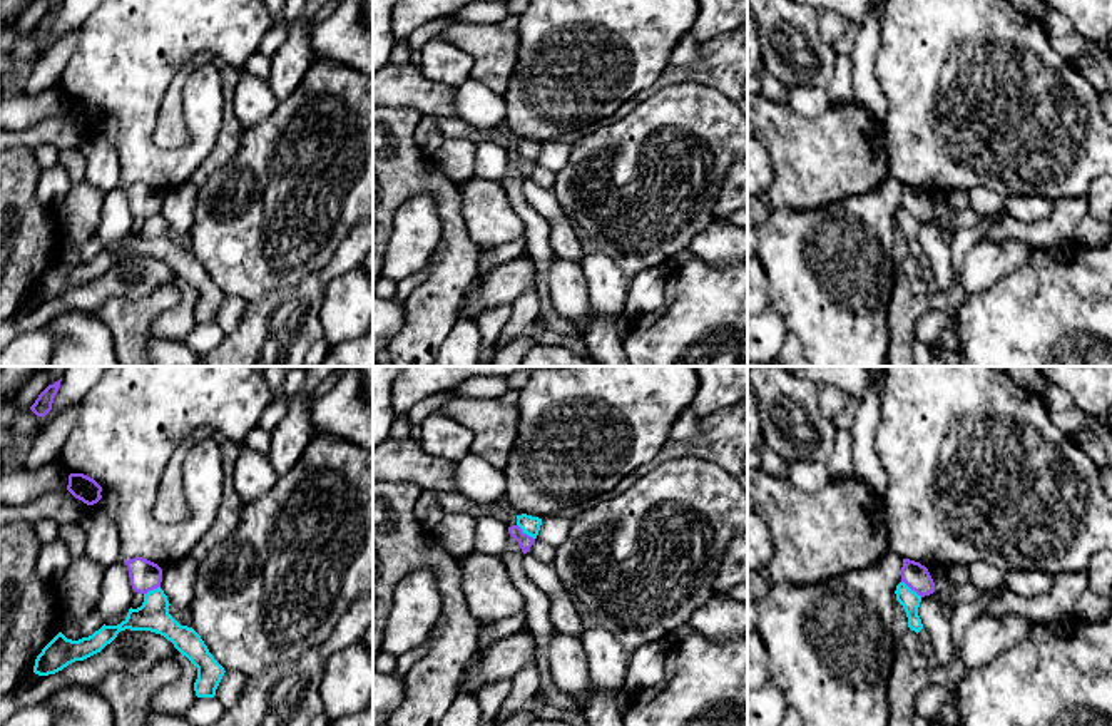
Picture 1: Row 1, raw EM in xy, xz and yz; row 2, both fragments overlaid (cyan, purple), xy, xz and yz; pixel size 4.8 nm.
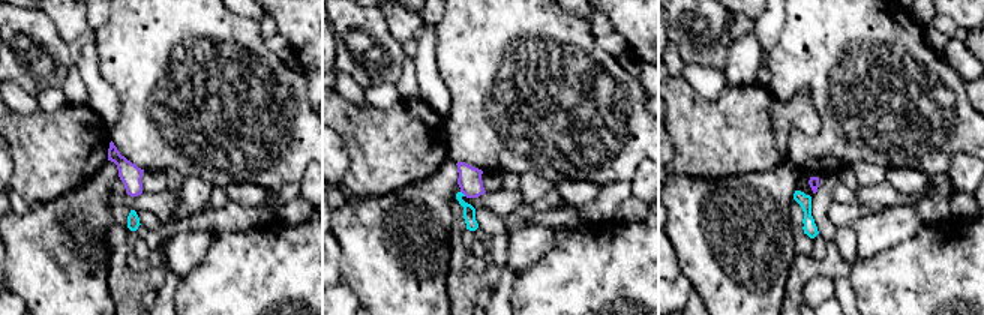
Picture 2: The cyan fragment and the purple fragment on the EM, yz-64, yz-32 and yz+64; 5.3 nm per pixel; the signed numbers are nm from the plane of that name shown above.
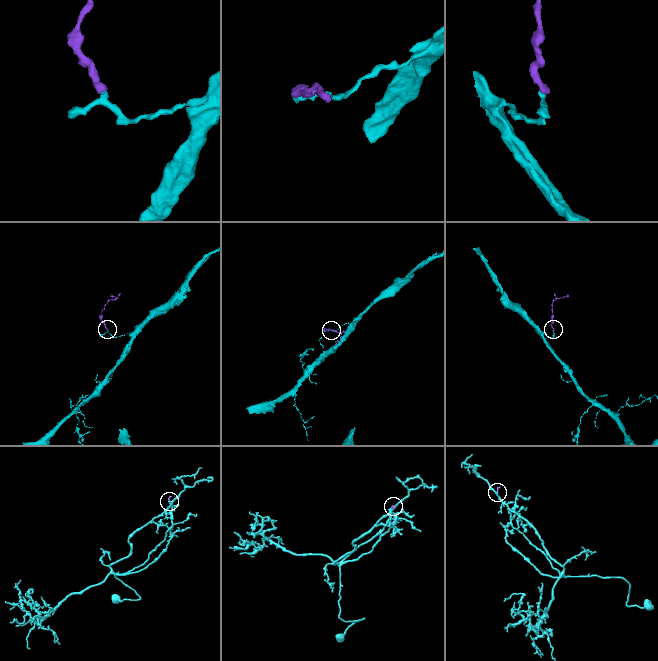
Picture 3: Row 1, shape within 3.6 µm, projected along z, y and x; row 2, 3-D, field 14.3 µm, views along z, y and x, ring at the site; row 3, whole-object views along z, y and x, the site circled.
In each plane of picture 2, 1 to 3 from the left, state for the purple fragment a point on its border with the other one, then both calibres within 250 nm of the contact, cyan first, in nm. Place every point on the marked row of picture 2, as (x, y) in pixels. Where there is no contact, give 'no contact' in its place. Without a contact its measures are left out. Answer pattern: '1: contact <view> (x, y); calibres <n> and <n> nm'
1: no contact
2: contact yz-32 (462, 194); calibres 60 and 130 nm
3: no contact

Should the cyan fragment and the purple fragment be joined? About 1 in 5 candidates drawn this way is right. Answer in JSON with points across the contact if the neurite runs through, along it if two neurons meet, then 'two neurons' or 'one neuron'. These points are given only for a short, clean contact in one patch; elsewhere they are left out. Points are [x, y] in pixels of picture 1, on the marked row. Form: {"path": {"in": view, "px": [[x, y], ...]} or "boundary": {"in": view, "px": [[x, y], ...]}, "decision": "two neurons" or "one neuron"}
{"boundary": {"in": "yz", "px": [[902, 581], [922, 596]]}, "decision": "two neurons"}

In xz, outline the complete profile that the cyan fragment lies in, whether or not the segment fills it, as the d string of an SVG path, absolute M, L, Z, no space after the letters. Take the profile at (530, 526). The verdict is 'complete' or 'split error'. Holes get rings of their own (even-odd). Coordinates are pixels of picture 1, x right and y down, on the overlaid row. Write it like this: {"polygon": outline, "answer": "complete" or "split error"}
{"polygon": "M522 514L522 515L517 515L517 525L522 529L523 534L537 539L542 525L542 519Z", "answer": "complete"}

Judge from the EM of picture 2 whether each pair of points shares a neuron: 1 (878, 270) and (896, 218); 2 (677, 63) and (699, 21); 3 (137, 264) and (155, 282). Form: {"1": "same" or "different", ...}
{"1": "different", "2": "different", "3": "different"}

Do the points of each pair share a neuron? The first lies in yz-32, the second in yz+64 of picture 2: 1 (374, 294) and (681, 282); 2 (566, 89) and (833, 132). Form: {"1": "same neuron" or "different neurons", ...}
{"1": "different neurons", "2": "same neuron"}

